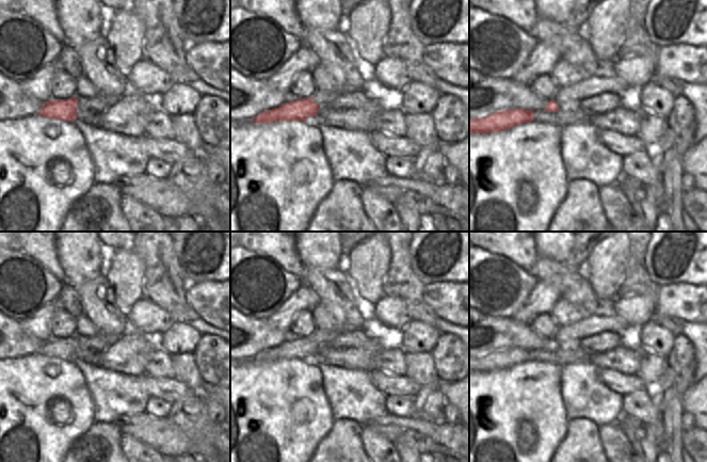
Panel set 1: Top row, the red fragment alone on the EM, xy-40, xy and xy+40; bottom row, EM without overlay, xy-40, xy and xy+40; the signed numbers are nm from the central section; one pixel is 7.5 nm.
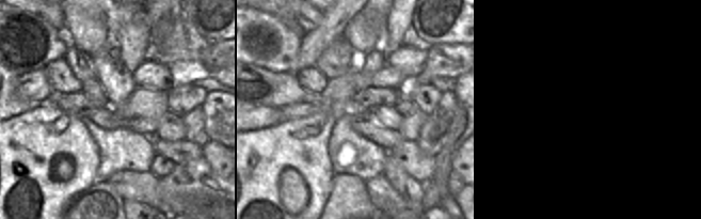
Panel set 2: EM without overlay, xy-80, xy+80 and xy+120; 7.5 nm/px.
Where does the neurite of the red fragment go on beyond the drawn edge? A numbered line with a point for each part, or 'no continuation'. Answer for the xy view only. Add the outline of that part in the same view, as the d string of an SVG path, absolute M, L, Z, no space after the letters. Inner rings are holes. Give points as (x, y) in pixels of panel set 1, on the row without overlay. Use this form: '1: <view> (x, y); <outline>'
1: xy (322, 337); M316 330L311 336L319 345L326 345L330 340L335 338L340 332L352 332L353 330L332 330L325 332L323 330Z

